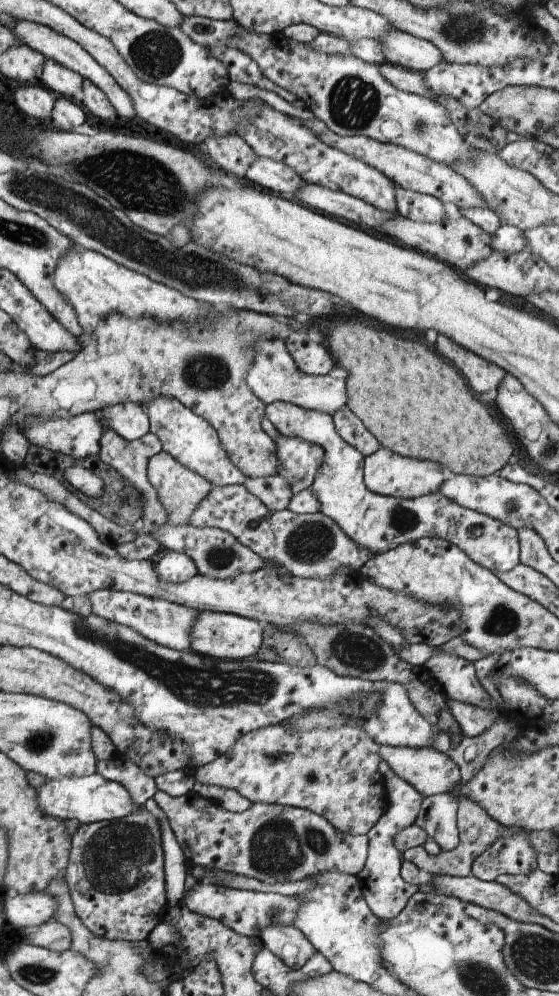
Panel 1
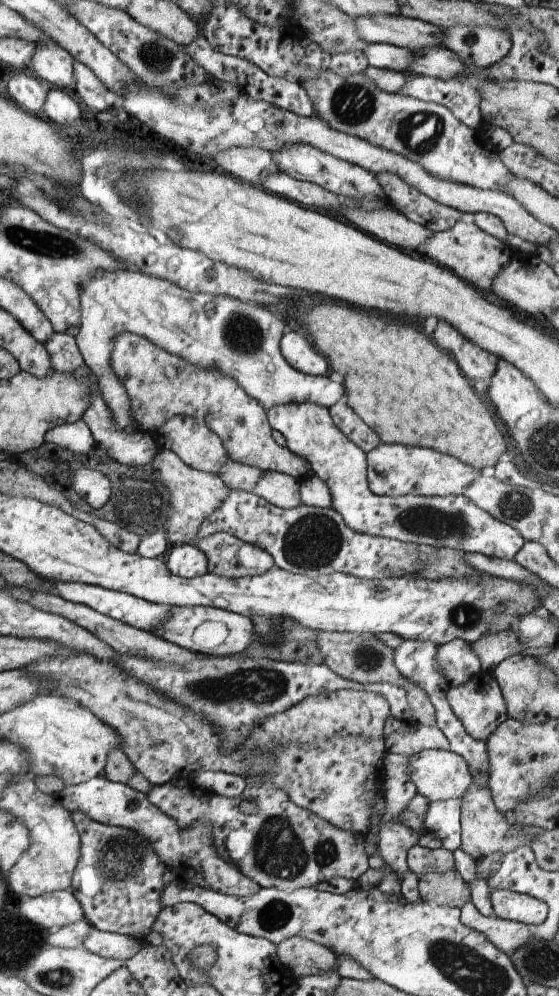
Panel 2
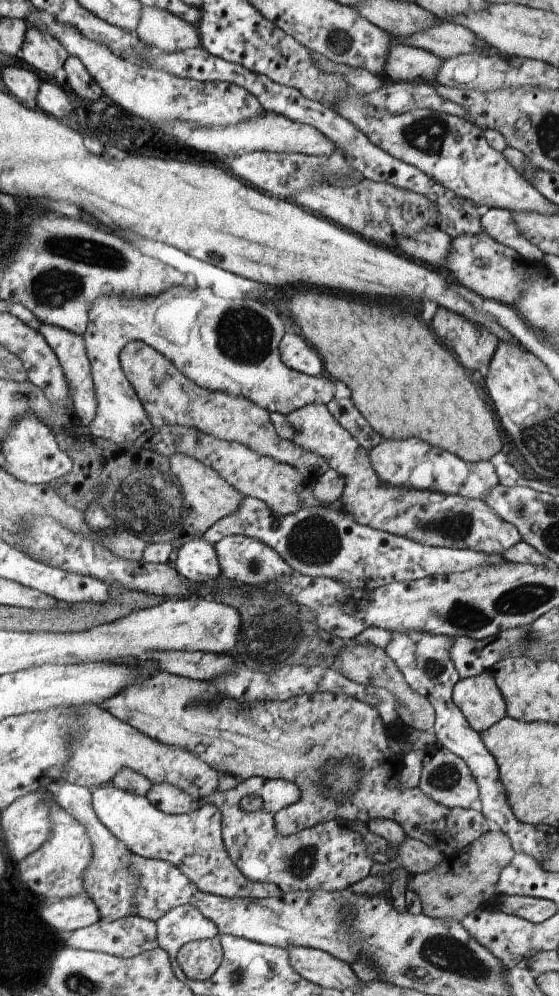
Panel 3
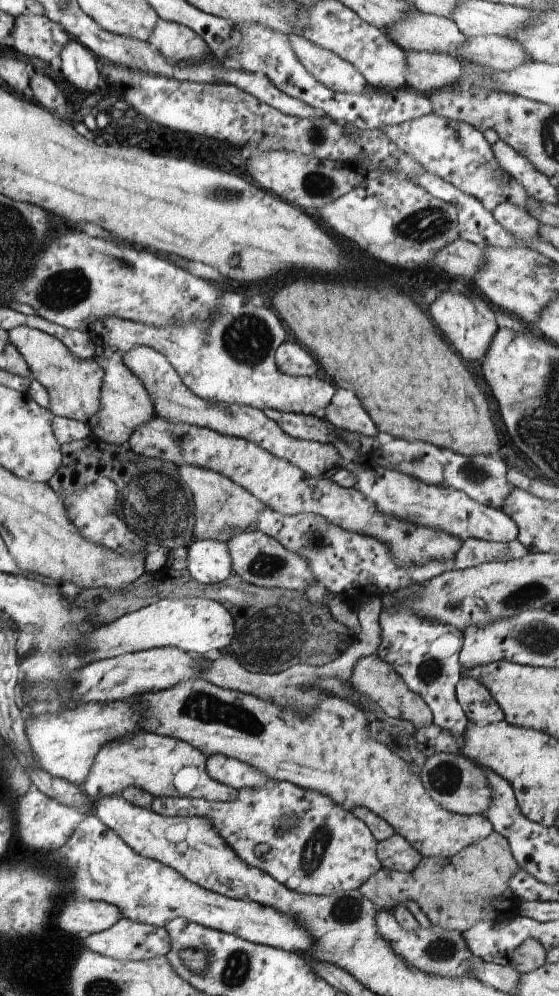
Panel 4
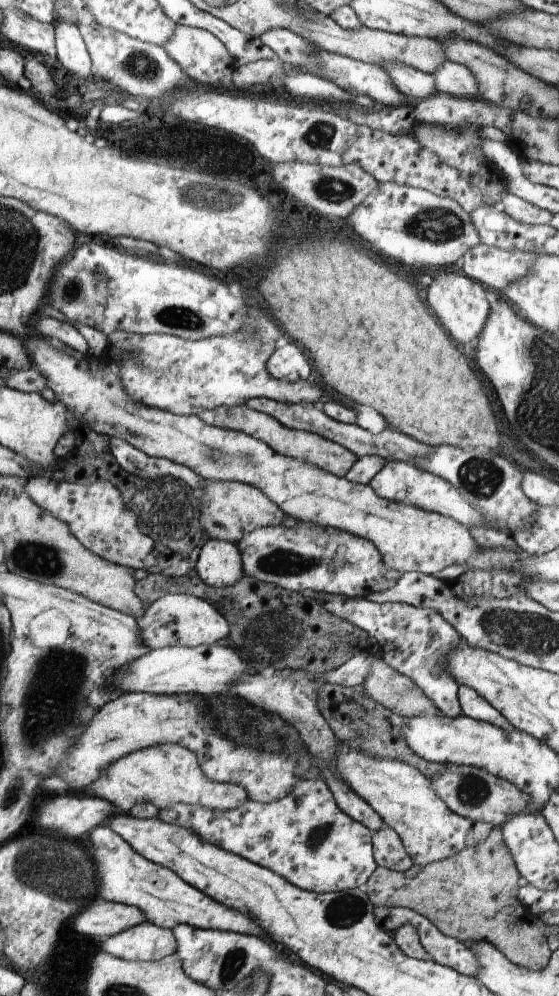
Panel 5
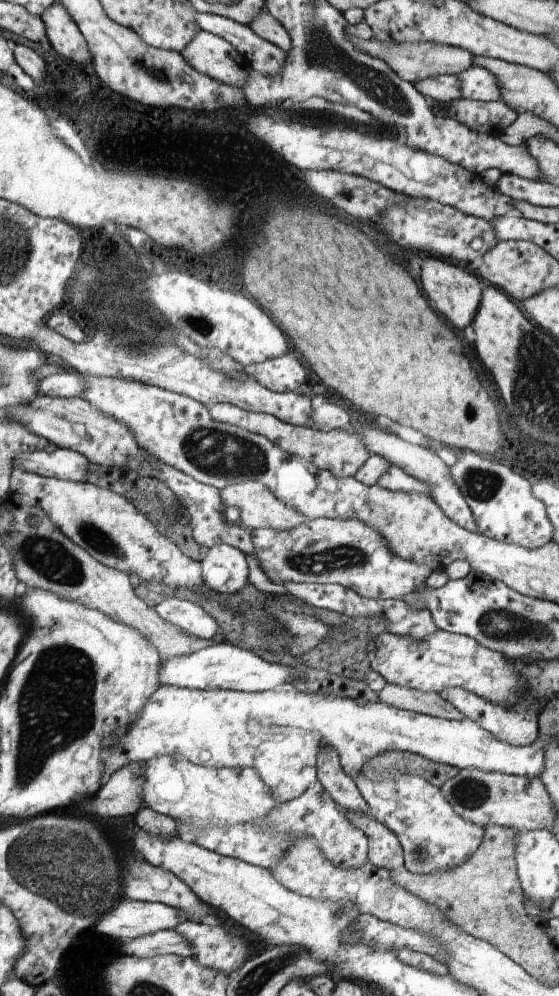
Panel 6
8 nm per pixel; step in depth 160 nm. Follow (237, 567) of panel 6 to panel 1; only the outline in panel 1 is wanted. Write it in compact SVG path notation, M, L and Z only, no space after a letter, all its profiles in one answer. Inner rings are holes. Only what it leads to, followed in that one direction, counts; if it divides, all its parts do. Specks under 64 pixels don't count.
M161 552L154 561L154 570L160 582L180 584L198 575L196 564L180 552Z

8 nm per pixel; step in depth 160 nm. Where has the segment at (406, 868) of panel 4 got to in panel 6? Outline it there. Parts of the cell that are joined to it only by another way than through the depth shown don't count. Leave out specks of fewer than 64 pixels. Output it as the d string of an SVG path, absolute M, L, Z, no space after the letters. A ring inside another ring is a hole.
M342 809L348 816L348 820L362 830L368 838L368 859L372 865L384 868L390 872L396 872L405 867L404 852L396 834L388 830L384 824L377 822L371 815L362 812L351 812Z

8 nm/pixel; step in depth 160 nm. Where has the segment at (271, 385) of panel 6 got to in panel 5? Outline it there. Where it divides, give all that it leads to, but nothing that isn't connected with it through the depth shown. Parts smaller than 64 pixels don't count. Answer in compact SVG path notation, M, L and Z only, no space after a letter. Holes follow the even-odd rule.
M296 344L276 349L267 361L267 371L272 378L291 383L306 381L312 374L310 362Z

